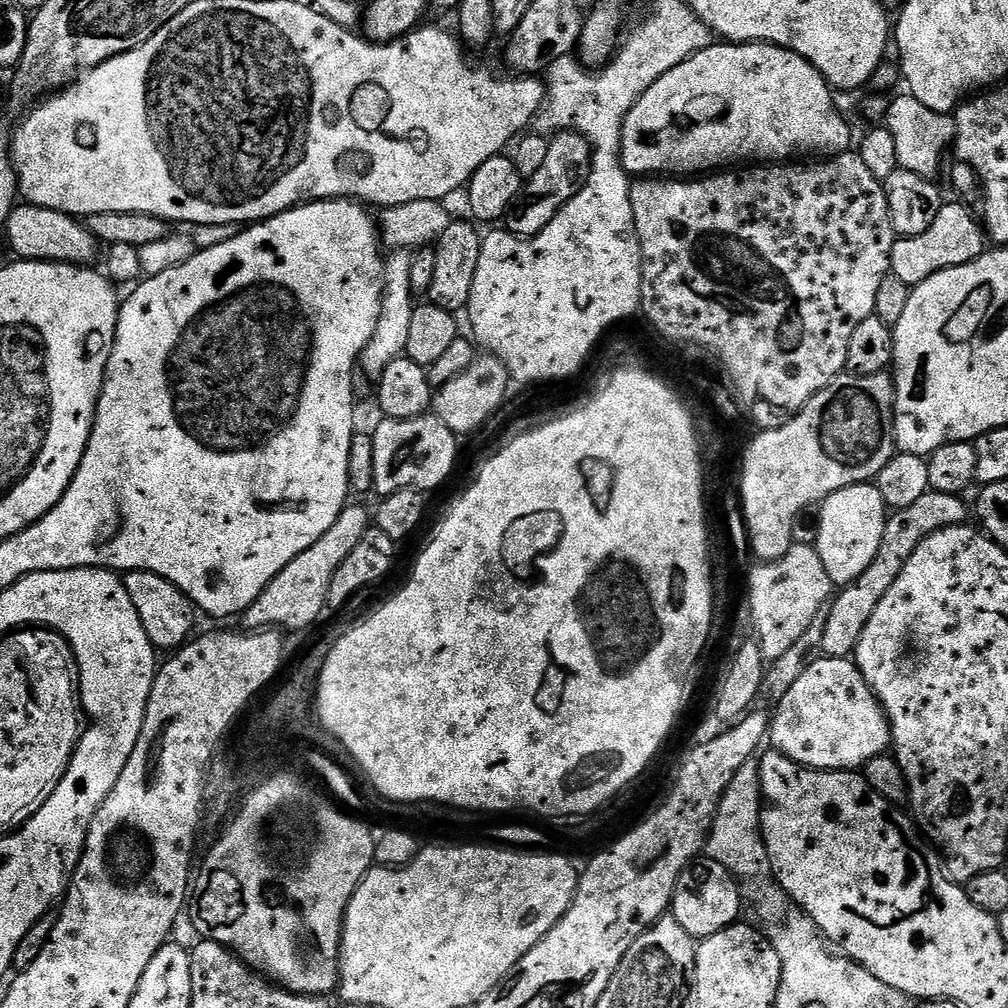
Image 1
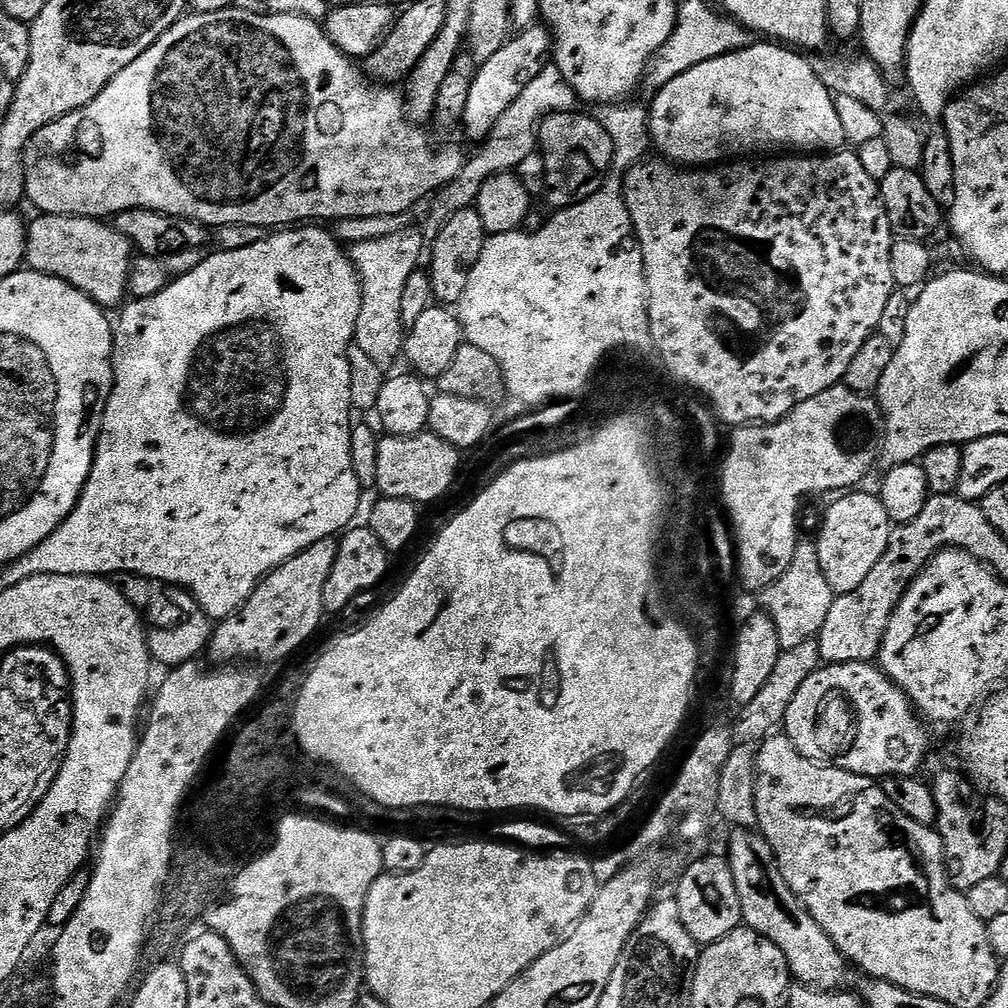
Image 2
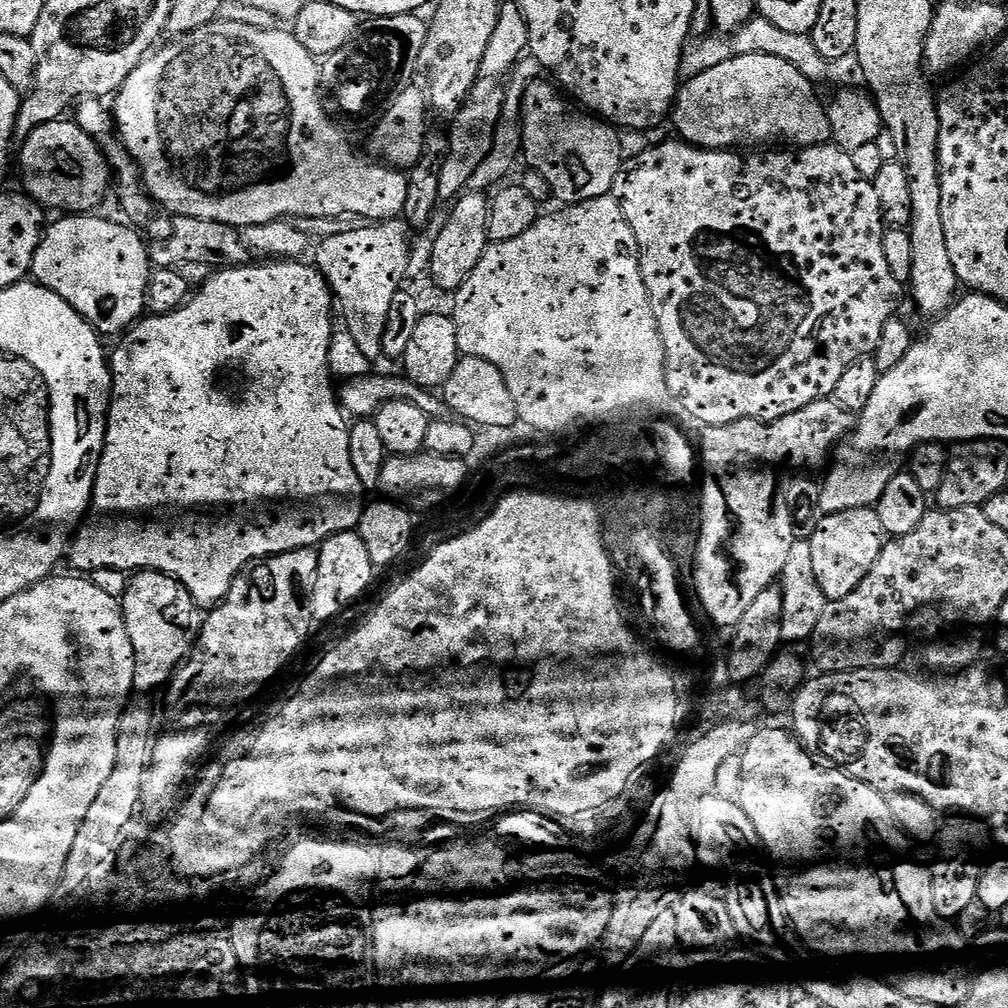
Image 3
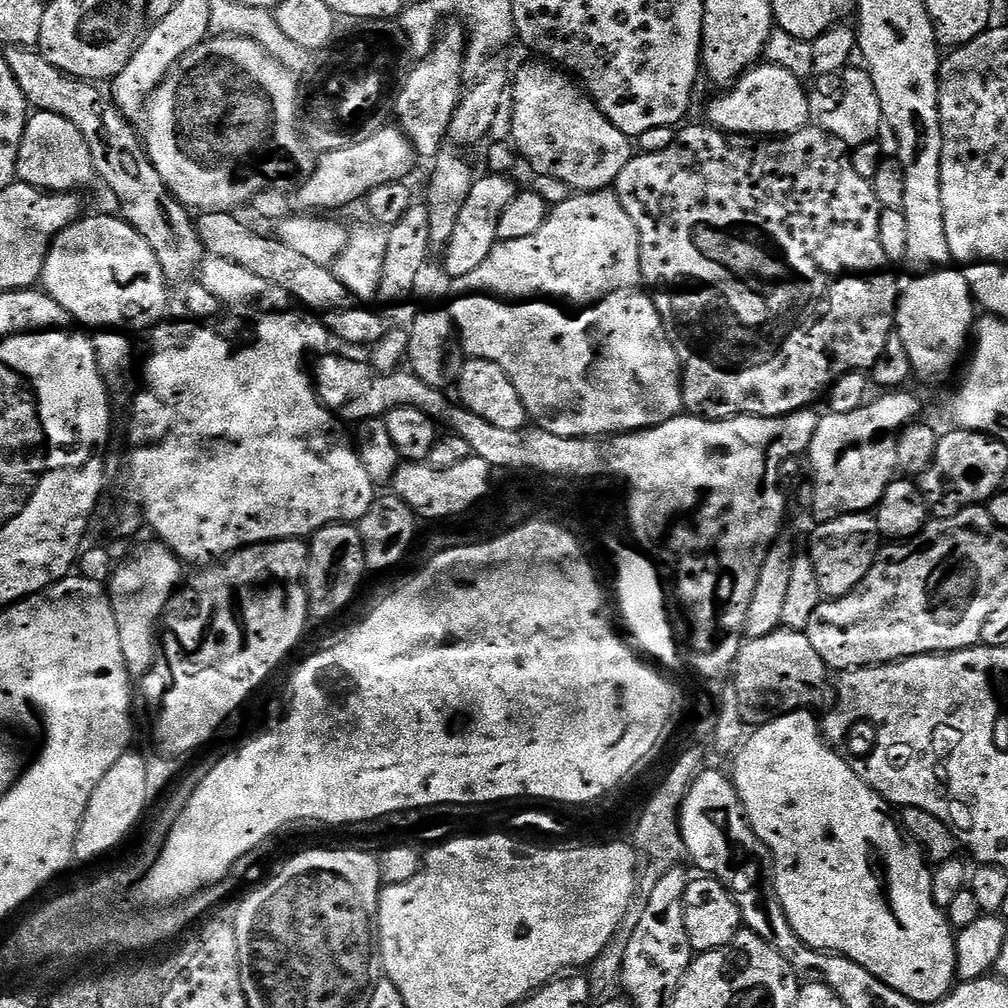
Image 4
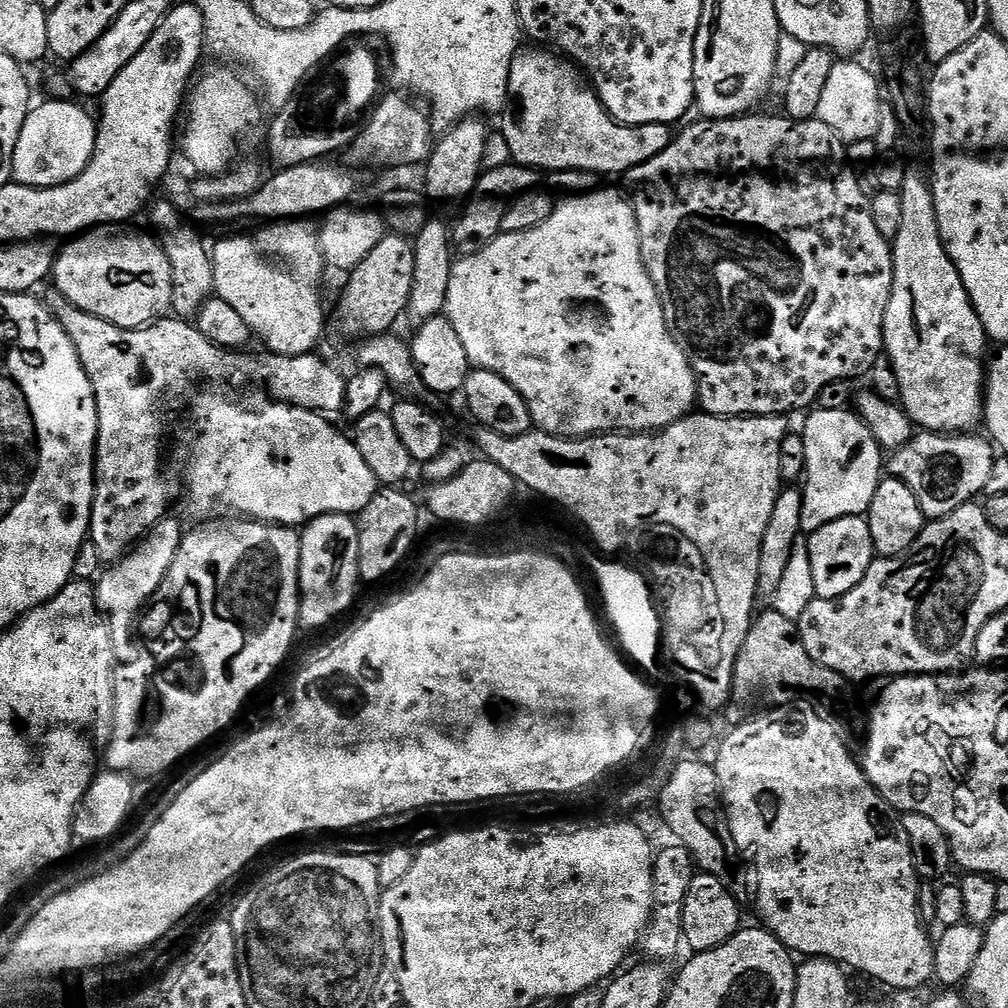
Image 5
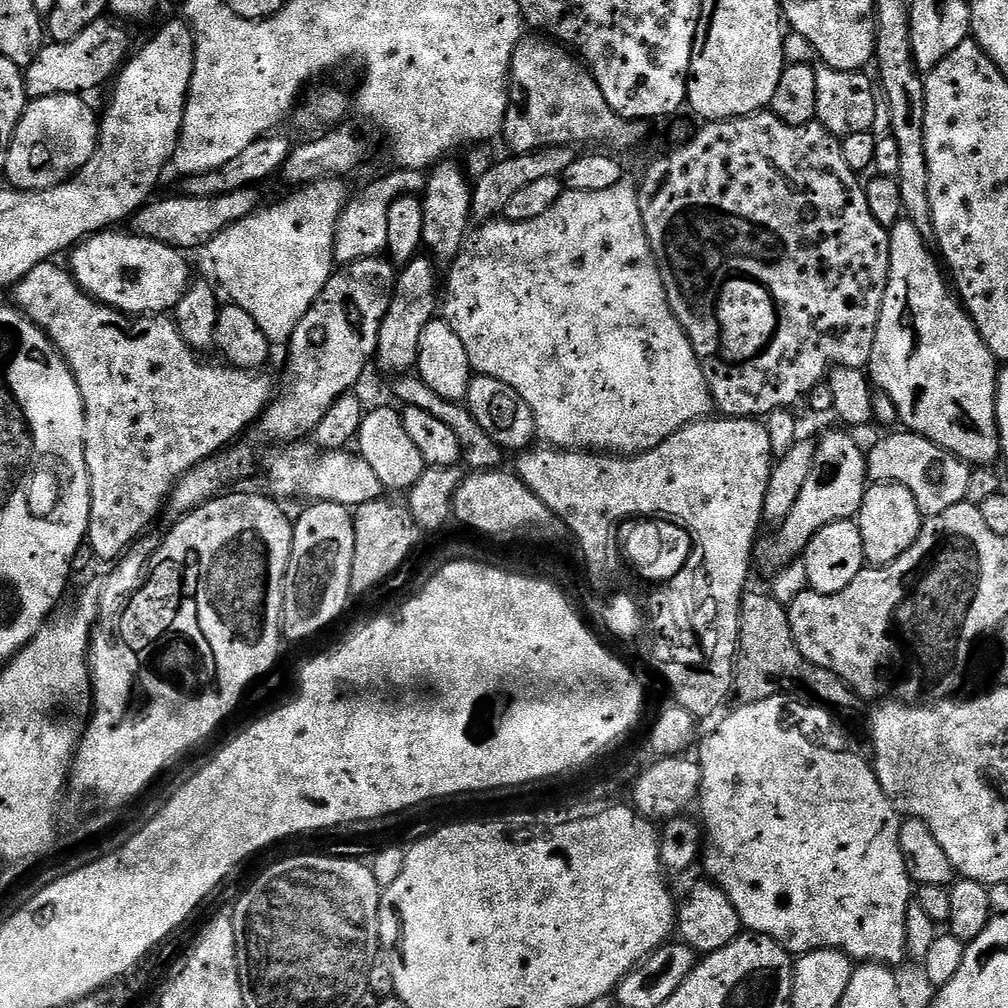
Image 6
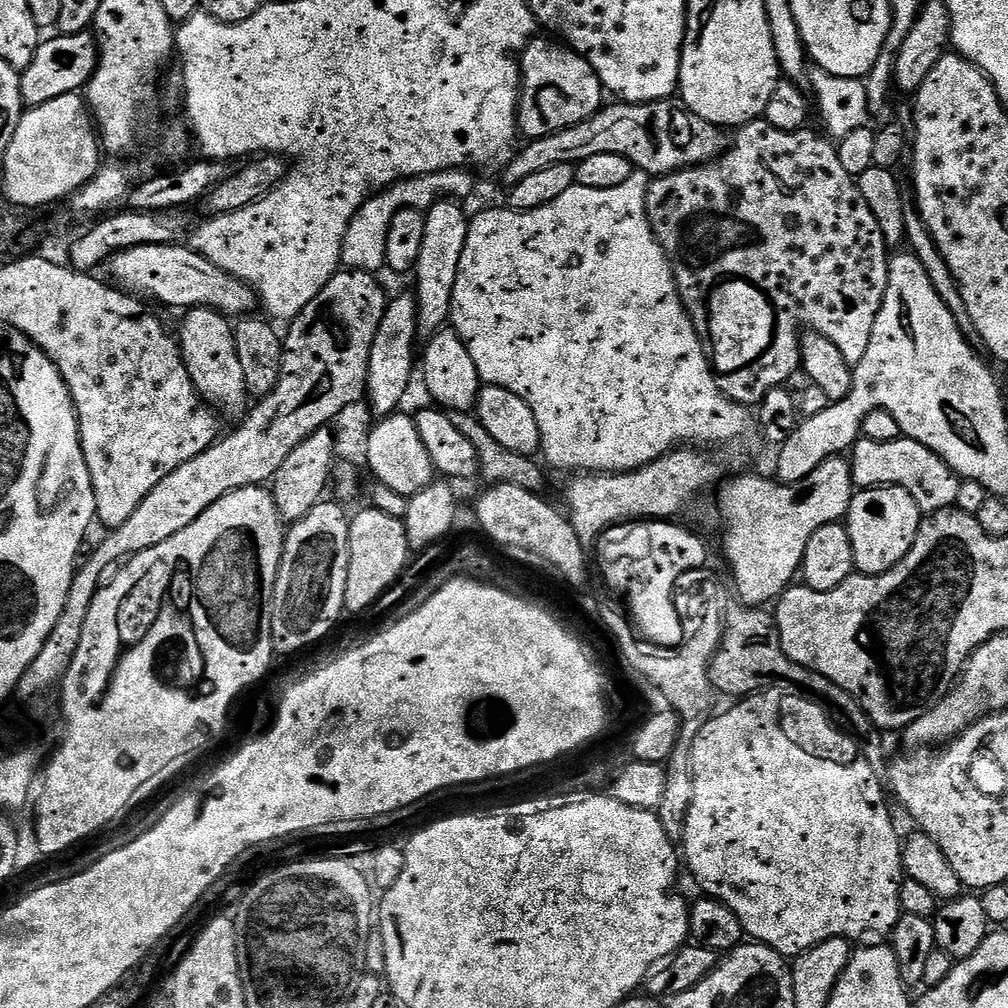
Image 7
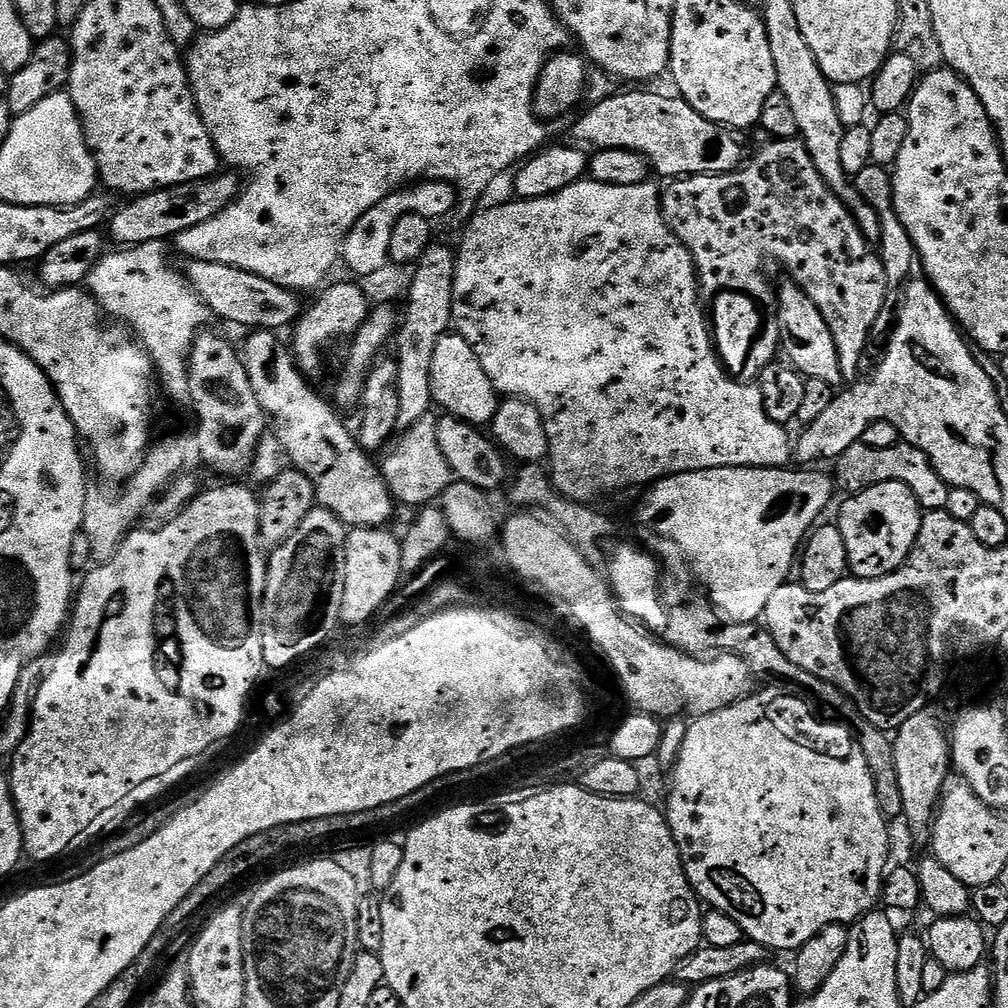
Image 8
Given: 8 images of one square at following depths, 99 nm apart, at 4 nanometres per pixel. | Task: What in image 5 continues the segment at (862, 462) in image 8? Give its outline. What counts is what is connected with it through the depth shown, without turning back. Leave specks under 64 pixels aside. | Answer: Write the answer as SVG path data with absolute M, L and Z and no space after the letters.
M917 431L912 440L891 453L886 472L891 479L901 480L918 498L925 517L945 516L958 506L973 503L984 491L990 470L994 470L997 453L991 439L980 434L945 434Z

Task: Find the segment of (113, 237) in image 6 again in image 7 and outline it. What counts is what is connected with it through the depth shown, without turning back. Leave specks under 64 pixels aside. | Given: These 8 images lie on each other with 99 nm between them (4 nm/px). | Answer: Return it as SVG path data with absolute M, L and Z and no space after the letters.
M180 242L147 244L125 252L117 252L111 257L111 264L112 276L117 280L113 281L121 289L131 290L149 301L157 300L168 308L212 308L229 318L243 318L255 313L258 308L256 293L244 281L228 276L205 256L198 255L191 247Z

